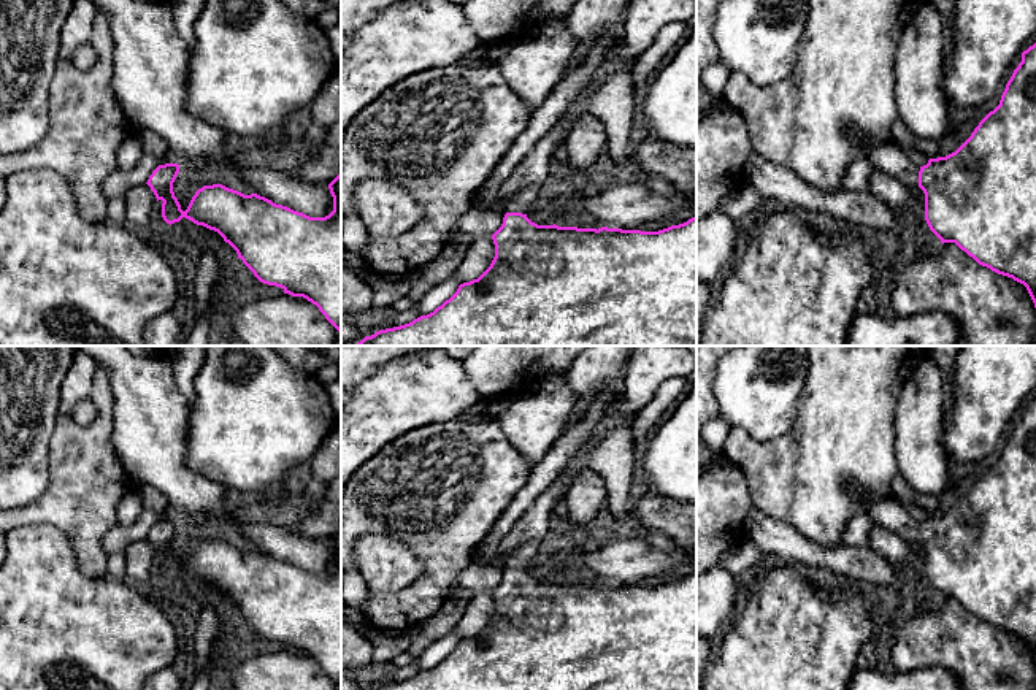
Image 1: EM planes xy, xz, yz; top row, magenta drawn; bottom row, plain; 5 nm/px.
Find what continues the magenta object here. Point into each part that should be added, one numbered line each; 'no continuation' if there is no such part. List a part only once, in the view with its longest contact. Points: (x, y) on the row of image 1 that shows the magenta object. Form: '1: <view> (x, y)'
1: xz (522, 200)

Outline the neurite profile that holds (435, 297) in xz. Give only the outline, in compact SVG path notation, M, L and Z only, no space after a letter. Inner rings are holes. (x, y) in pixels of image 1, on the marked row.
M452 274L446 281L430 289L416 305L417 317L433 312L446 300L449 300L459 289L460 282Z

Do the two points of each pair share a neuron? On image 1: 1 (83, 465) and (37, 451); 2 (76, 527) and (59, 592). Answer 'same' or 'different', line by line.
1: different
2: different

